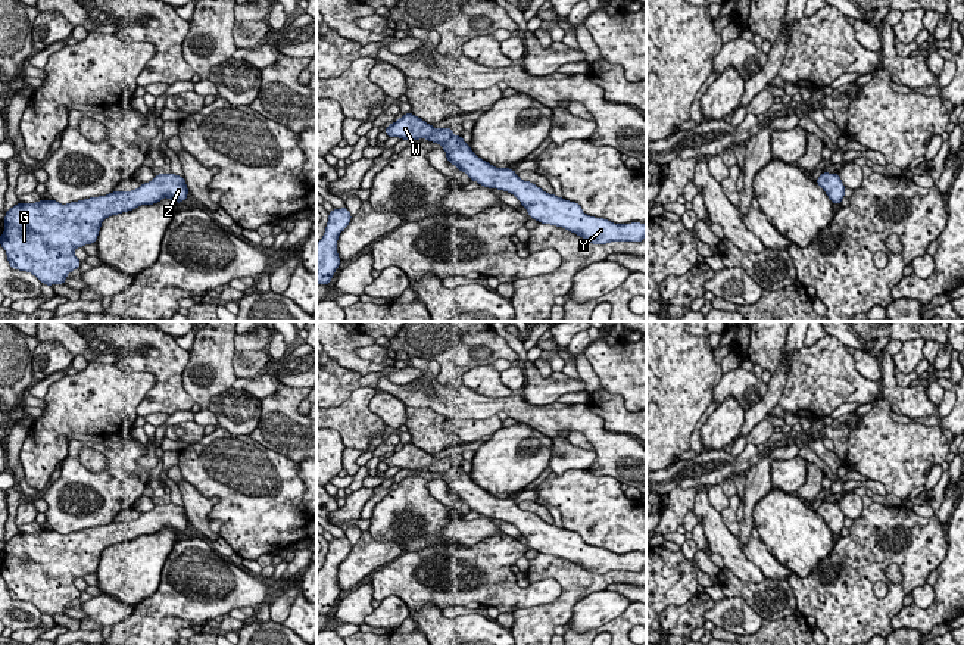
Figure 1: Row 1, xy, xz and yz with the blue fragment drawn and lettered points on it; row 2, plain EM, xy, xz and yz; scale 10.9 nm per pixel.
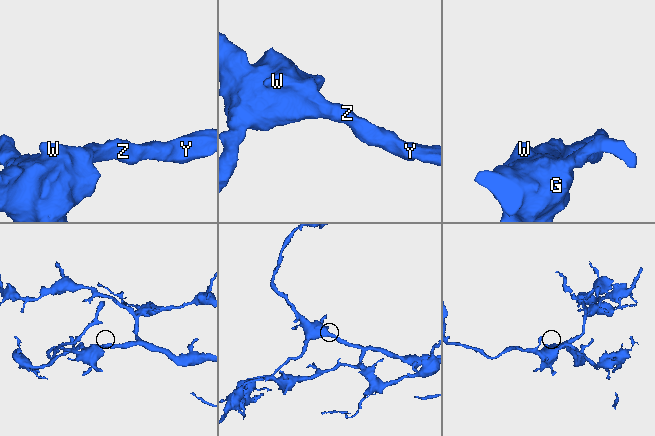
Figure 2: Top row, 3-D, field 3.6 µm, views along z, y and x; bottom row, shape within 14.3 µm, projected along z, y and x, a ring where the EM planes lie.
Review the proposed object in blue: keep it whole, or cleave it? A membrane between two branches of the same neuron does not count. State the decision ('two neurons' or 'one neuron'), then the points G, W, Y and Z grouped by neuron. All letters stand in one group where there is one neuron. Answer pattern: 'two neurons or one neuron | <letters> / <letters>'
one neuron | G W Y Z

